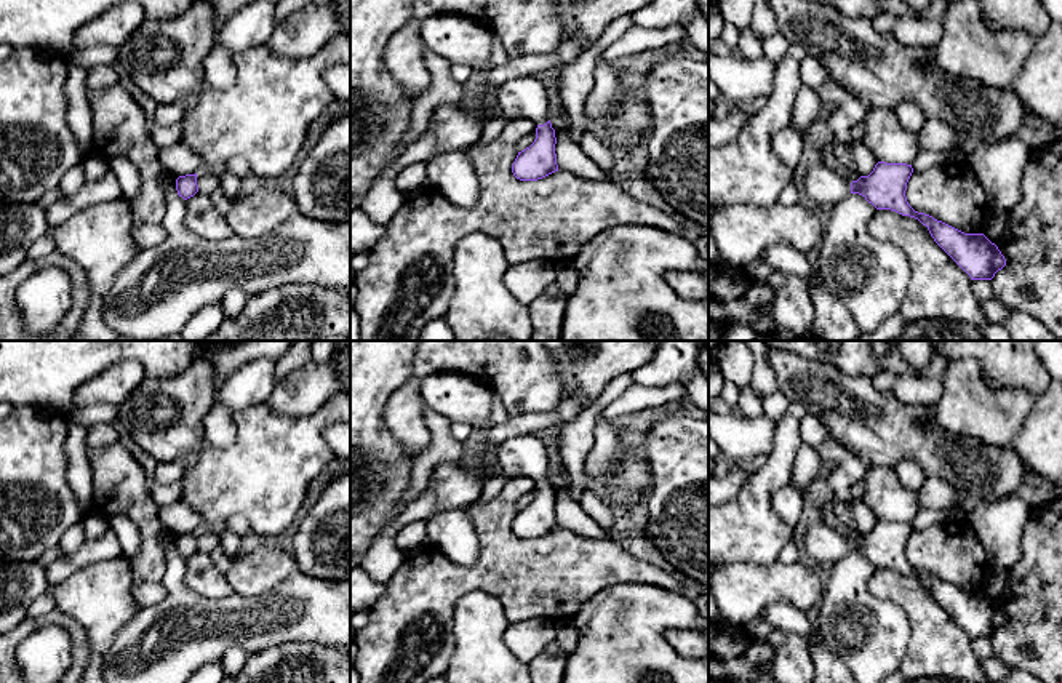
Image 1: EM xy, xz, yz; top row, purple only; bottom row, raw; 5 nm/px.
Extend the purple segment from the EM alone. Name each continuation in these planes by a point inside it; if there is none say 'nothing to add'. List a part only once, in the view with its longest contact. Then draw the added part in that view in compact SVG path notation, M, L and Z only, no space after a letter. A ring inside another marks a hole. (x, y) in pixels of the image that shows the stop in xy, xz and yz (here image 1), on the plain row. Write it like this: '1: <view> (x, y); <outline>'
1: xz (525, 455); M518 433L496 446L501 475L507 478L526 477L544 483L552 477L552 451L536 433Z

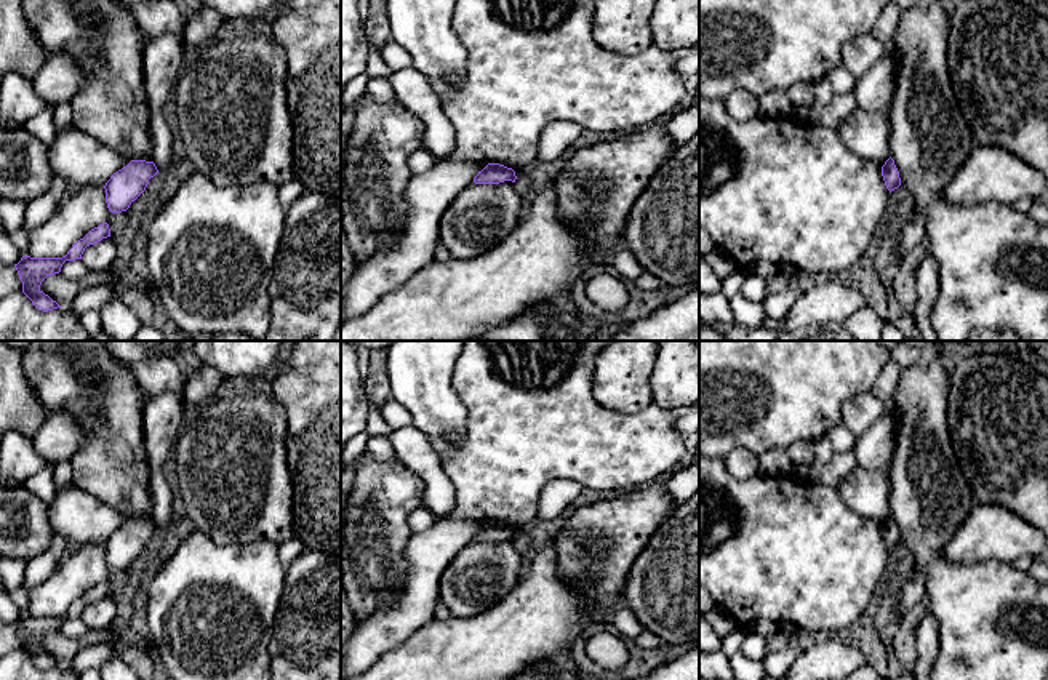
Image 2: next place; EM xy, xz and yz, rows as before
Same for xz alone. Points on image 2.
nothing to add

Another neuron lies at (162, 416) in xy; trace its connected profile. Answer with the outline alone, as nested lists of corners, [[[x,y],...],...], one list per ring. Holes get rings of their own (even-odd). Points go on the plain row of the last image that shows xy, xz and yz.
[[[181,390],[162,392],[144,402],[142,435],[144,454],[150,474],[150,491],[155,499],[155,525],[162,531],[174,518],[174,498],[168,483],[165,464],[173,456],[186,405]]]

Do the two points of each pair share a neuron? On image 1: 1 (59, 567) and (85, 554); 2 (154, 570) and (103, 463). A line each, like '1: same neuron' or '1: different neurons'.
1: same neuron
2: same neuron

